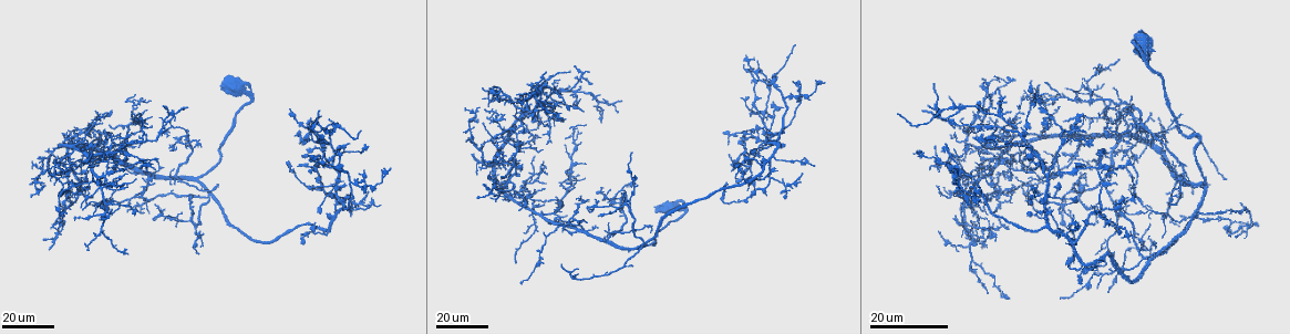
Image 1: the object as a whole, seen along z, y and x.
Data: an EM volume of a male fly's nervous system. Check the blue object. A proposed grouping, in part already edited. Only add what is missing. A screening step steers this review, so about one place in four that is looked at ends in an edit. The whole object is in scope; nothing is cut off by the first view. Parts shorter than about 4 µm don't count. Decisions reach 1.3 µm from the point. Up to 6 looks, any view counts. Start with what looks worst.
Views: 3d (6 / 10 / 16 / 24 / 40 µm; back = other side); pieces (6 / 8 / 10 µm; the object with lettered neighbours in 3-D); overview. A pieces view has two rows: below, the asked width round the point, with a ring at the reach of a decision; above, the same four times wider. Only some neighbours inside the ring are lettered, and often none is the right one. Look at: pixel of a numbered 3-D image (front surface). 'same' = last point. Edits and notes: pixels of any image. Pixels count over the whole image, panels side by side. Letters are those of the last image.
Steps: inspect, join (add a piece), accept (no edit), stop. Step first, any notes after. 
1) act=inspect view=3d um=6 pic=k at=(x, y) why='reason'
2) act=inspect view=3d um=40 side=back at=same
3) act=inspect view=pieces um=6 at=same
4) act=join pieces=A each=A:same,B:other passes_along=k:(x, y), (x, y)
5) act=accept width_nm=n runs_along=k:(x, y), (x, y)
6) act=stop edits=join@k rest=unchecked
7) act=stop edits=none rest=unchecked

act=inspect view=3d um=16 pic=1 at=(1162, 157) why='free end'

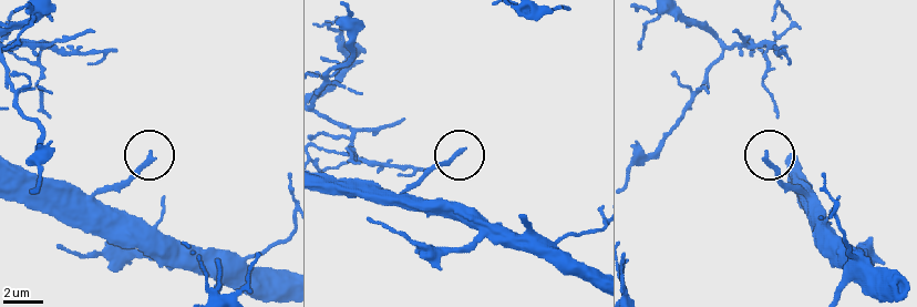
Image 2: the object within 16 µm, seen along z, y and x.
act=inspect view=pieces um=6 pic=2 at=(463, 153)

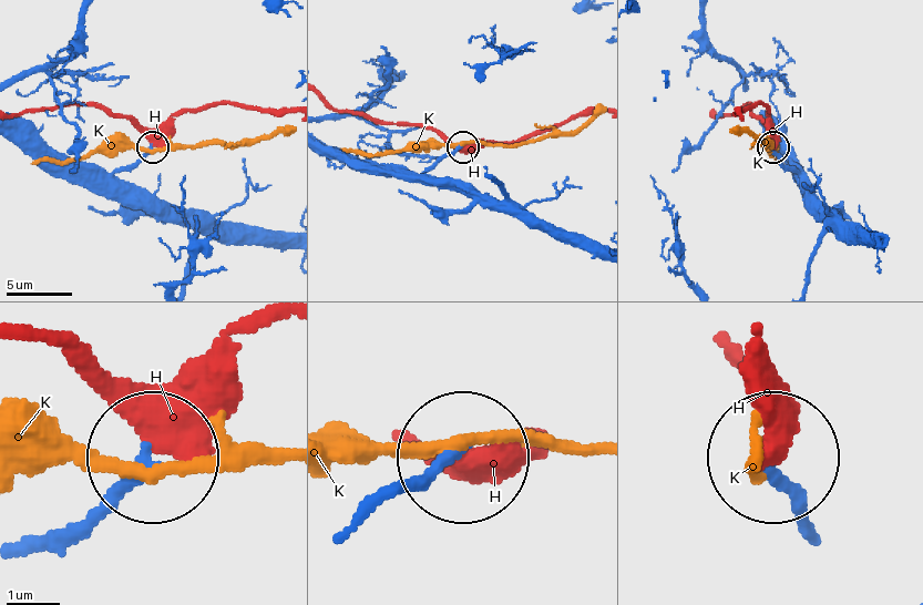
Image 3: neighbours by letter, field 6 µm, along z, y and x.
act=accept each=H:other,K:other runs_along=3:(47, 546), (147, 458) found='no lettered piece goes on from it'

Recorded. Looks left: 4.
act=inspect view=3d um=16 pic=1 at=(127, 212) why='end of a long branch'

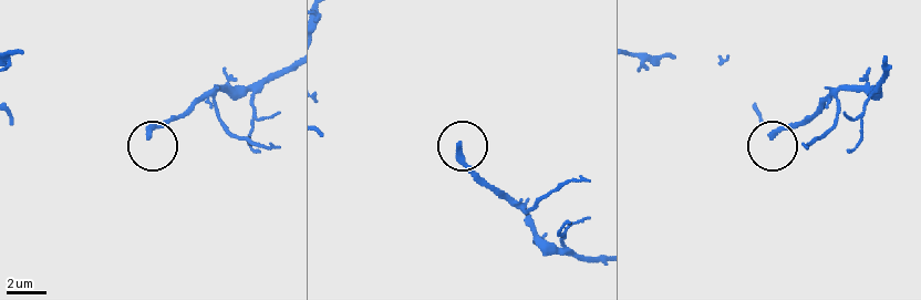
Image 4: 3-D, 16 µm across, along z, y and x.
act=inspect view=pieces um=6 pic=4 at=(459, 144)

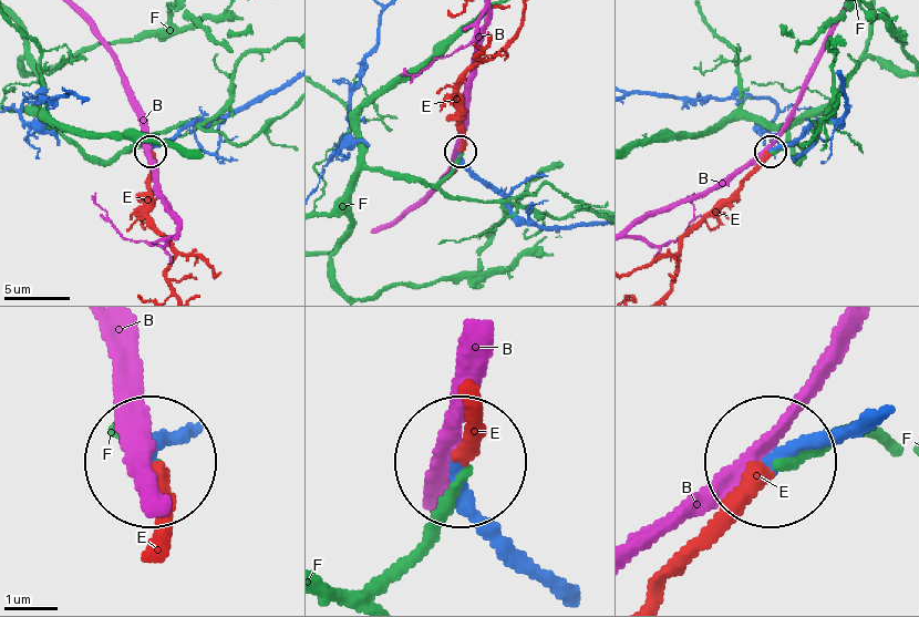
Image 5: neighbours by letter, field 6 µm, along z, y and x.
act=join pieces=E each=B:other,E:same,F:other passes_along=5:(487, 185), (458, 150), (458, 84), (488, 38) found='the neuron continues'

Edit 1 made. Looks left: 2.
act=inspect view=3d um=24 pic=1 at=(539, 166) why='an open end'

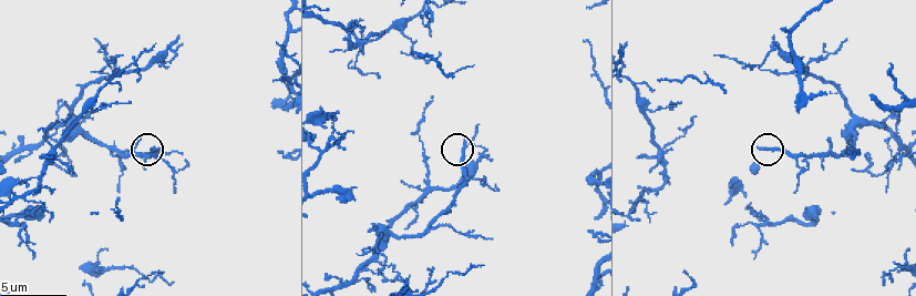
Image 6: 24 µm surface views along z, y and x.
act=inspect view=pieces um=6 pic=6 at=(757, 149) why='see the neighbours'

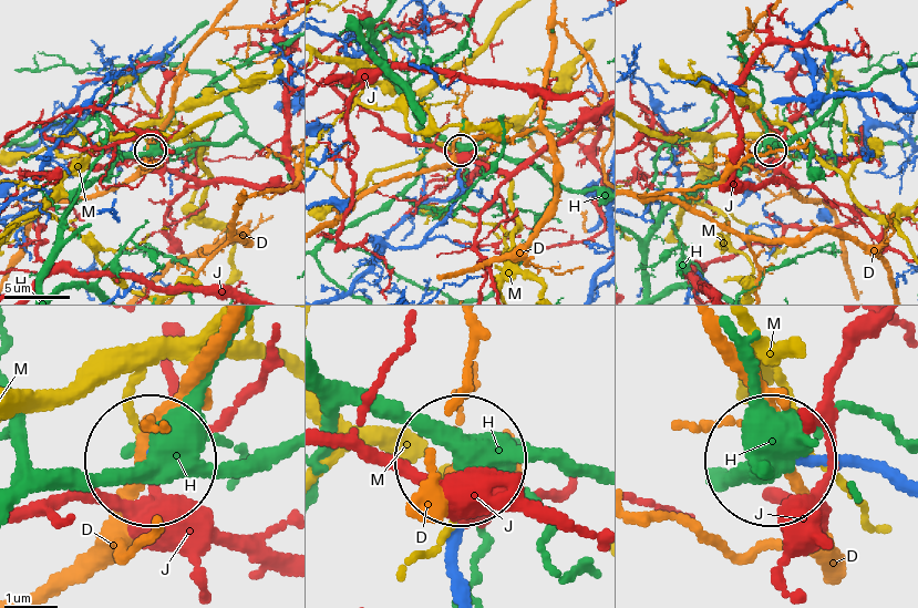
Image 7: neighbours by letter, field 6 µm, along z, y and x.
act=accept each=D:other,H:other,J:other,M:other found='no lettered piece goes on from it'

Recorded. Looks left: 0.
act=stop edits=join@5 rest=unchecked

